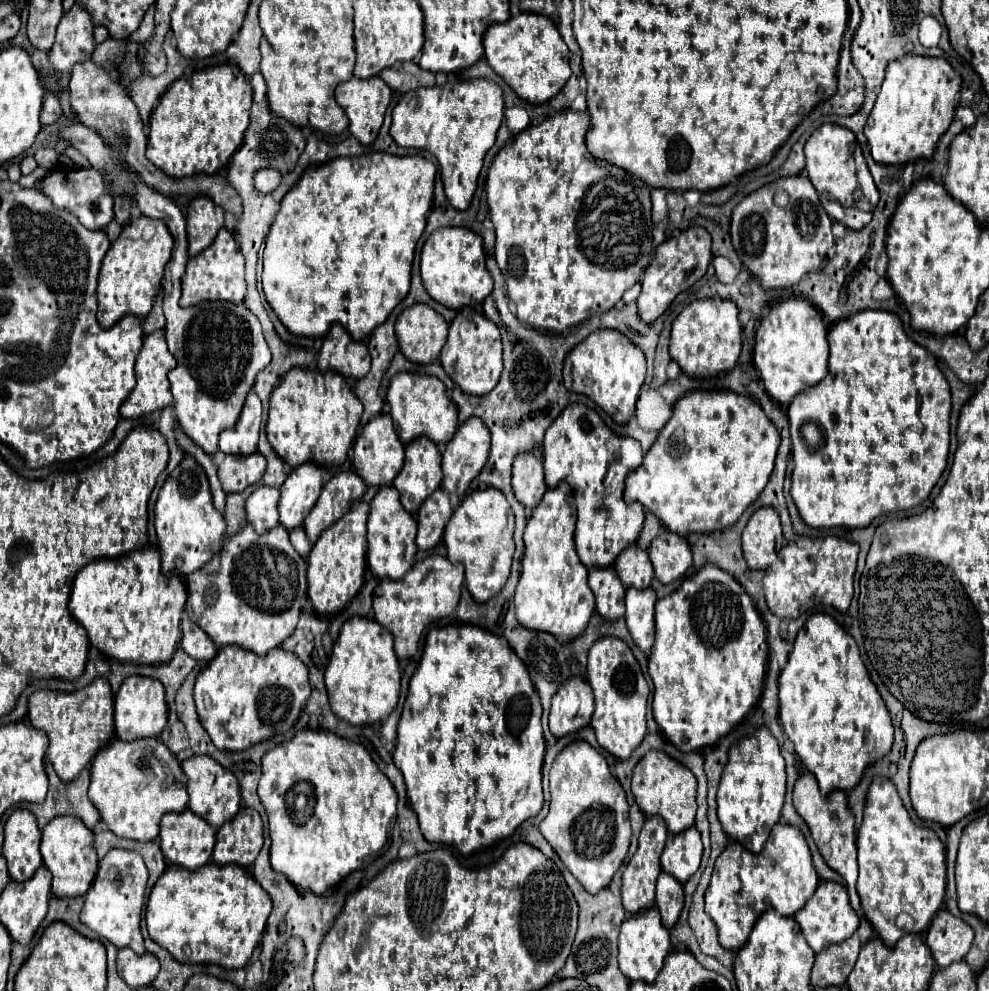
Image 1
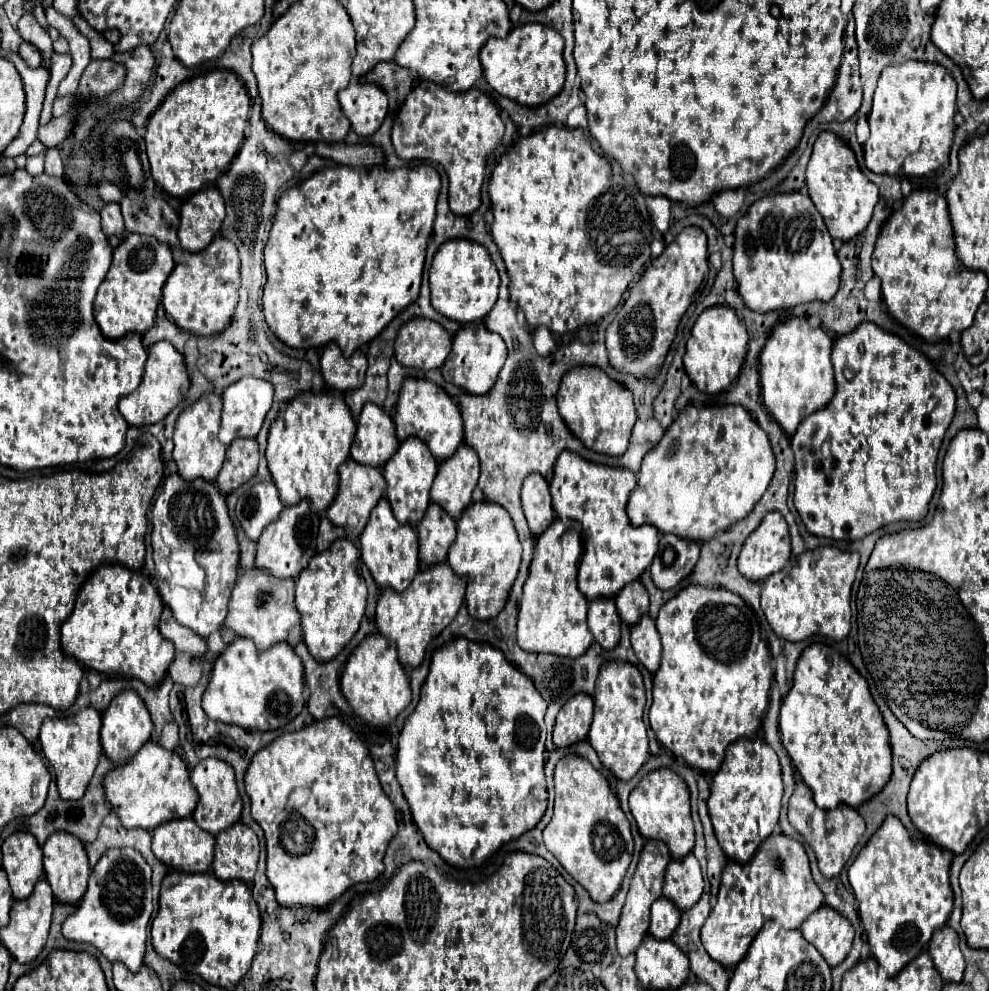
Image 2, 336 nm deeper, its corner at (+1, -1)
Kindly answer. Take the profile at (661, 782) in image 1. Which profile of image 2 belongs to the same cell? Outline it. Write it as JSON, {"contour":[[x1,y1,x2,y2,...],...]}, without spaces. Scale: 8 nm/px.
{"contour":[[656,769,642,777,642,781,630,793,630,813,638,823,640,833,646,839,662,839,670,847,674,859,680,859,692,851,694,825,690,817,690,793,684,779,672,769]]}

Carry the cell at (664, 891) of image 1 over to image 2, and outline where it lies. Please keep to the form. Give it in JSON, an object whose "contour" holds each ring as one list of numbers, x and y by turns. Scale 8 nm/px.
{"contour":[[660,897,652,905,648,933,656,939,670,939,674,927,678,927,678,919,680,919,680,909,666,897]]}

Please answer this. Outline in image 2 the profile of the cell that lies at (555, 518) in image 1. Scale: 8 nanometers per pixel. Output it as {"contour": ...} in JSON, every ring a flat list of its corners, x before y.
{"contour":[[556,519,536,539,534,559,518,613,518,645,530,653,554,653,562,657,580,657,594,643,586,613,588,599,578,591,576,575,582,555,580,533,564,519]]}

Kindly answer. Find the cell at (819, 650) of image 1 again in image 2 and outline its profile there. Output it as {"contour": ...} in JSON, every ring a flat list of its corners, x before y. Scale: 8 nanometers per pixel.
{"contour":[[812,643,806,647,796,663,794,681,780,709,780,737,794,767,802,775,804,783,814,795,814,803,820,809,834,809,838,803,858,807,874,797,890,779,892,751,888,741,888,729,878,711,864,677,852,667,852,663,834,653,830,647]]}

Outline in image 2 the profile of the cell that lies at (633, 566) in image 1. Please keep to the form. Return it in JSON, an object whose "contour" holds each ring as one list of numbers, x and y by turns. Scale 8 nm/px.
{"contour":[[634,581,622,587,622,591,618,591,614,601,616,601,620,617,628,625,636,623,642,615,648,613,648,591,640,581]]}

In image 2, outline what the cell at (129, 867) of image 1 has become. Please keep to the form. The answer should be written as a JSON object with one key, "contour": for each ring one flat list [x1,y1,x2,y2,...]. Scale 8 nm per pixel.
{"contour":[[110,849,92,869,88,889,78,909,64,921,66,939,92,943,108,961,124,963,130,971,138,971,144,959,148,921,152,917,152,869,136,849]]}

